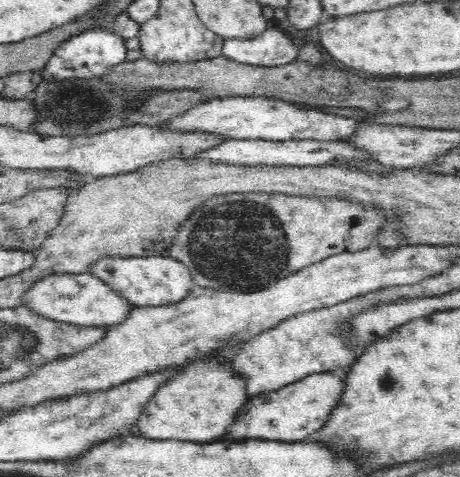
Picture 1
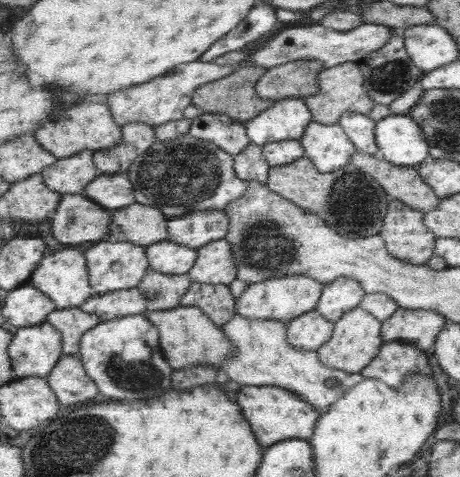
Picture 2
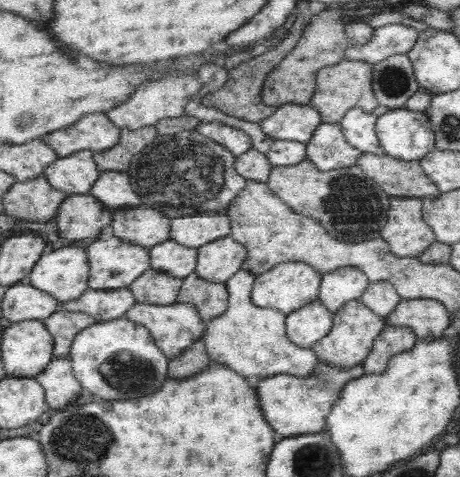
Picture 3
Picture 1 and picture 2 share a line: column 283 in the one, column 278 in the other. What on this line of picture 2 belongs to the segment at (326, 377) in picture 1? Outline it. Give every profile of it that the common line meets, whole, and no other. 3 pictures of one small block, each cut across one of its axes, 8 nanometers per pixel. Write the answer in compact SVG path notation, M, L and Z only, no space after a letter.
M241 386L235 402L243 406L243 414L247 414L247 422L251 422L251 432L255 434L259 446L271 446L273 442L283 442L289 438L307 442L313 436L313 428L319 418L307 402L299 402L287 390L273 386Z

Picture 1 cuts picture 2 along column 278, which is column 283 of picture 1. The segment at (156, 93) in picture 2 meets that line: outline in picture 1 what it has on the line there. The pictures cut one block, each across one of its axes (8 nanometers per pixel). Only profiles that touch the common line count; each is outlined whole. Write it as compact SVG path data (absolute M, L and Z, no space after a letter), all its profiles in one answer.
M268 28L254 40L224 40L224 58L244 66L290 66L298 60L298 48L282 30Z

